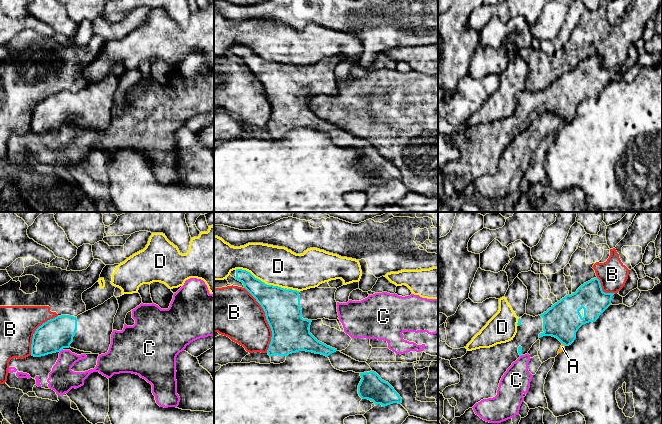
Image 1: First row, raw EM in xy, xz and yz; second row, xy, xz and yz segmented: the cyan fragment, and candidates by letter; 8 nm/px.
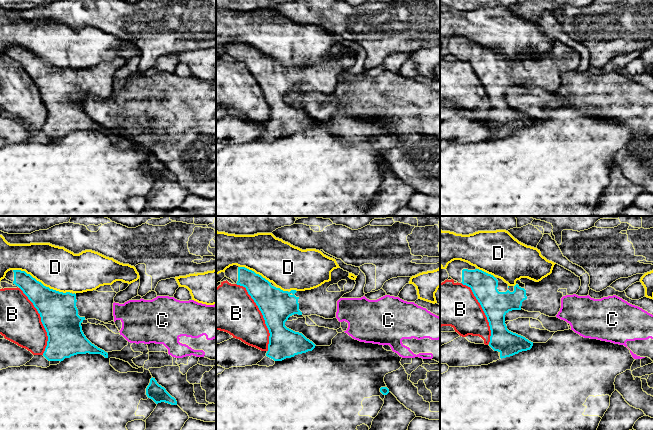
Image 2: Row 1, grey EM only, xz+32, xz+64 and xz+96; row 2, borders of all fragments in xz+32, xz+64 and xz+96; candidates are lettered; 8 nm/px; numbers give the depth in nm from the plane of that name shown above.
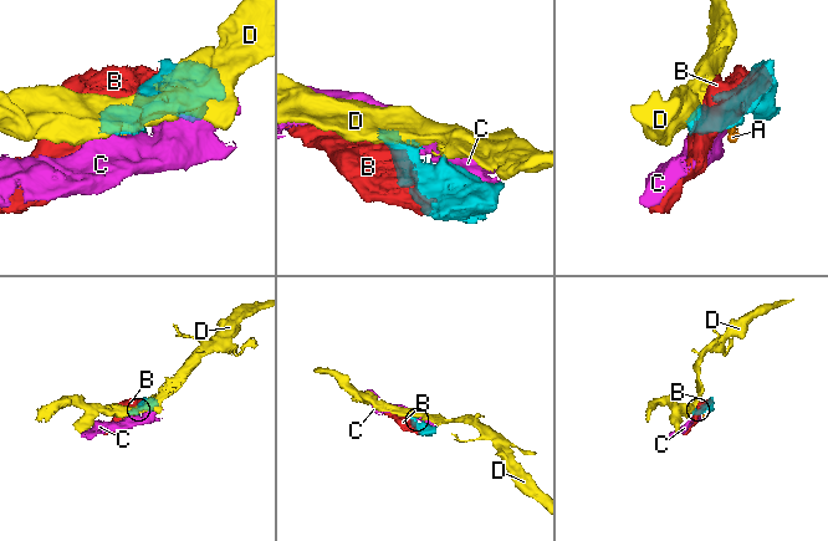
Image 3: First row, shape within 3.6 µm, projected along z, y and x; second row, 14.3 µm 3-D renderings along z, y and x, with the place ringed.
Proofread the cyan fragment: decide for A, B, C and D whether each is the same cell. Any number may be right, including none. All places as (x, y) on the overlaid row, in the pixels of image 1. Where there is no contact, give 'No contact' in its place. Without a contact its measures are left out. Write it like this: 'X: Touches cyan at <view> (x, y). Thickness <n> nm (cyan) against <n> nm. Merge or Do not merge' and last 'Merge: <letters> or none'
A: Touches cyan at yz (564, 344). Thickness 280 nm (cyan) against 40 nm. Do not merge
B: Touches cyan at xz (266, 319). Thickness 300 nm (cyan) against 380 nm. Do not merge
C: Touches cyan at xy (60, 350). Thickness 260 nm (cyan) against 220 nm. Do not merge
D: Touches cyan at xz (260, 280). Thickness 260 nm (cyan) against 320 nm. Do not merge
Merge: none

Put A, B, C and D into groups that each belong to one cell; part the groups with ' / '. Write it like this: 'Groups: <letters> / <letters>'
Groups: A / B / C / D

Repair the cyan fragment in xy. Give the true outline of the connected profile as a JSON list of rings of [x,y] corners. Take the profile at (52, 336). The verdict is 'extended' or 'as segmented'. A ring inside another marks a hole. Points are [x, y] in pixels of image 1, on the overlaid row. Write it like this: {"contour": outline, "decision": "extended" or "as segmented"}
{"contour": [[[113,296],[77,317],[61,315],[48,320],[33,334],[31,355],[41,357],[69,347],[92,354],[107,353],[118,308]]], "decision": "extended"}

